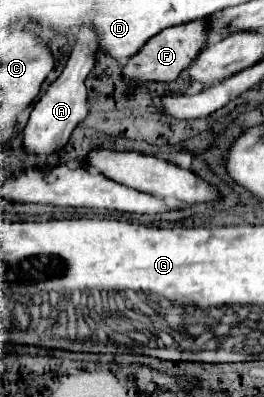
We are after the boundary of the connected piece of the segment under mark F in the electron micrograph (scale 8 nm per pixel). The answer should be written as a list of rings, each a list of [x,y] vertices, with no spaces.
[[[196,19],[184,25],[168,27],[162,33],[154,35],[136,55],[128,59],[128,63],[122,67],[122,77],[130,85],[144,85],[144,83],[168,83],[174,81],[200,53],[200,49],[206,45],[206,19]]]

